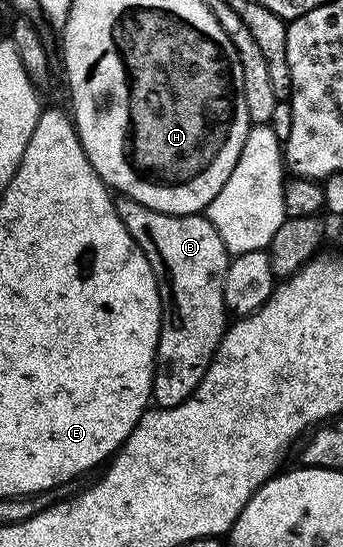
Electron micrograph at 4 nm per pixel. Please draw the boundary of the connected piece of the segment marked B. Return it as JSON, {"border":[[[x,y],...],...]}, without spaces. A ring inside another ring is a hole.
{"border":[[[124,196],[118,197],[116,203],[119,220],[123,220],[127,232],[131,232],[135,244],[139,244],[143,256],[147,256],[155,272],[161,297],[161,331],[157,341],[157,364],[153,367],[152,401],[163,410],[175,408],[183,404],[183,400],[190,398],[195,388],[199,388],[226,332],[227,311],[223,300],[223,280],[229,271],[231,255],[223,240],[219,240],[219,232],[215,232],[204,213],[164,214],[140,206],[135,200]]]}

